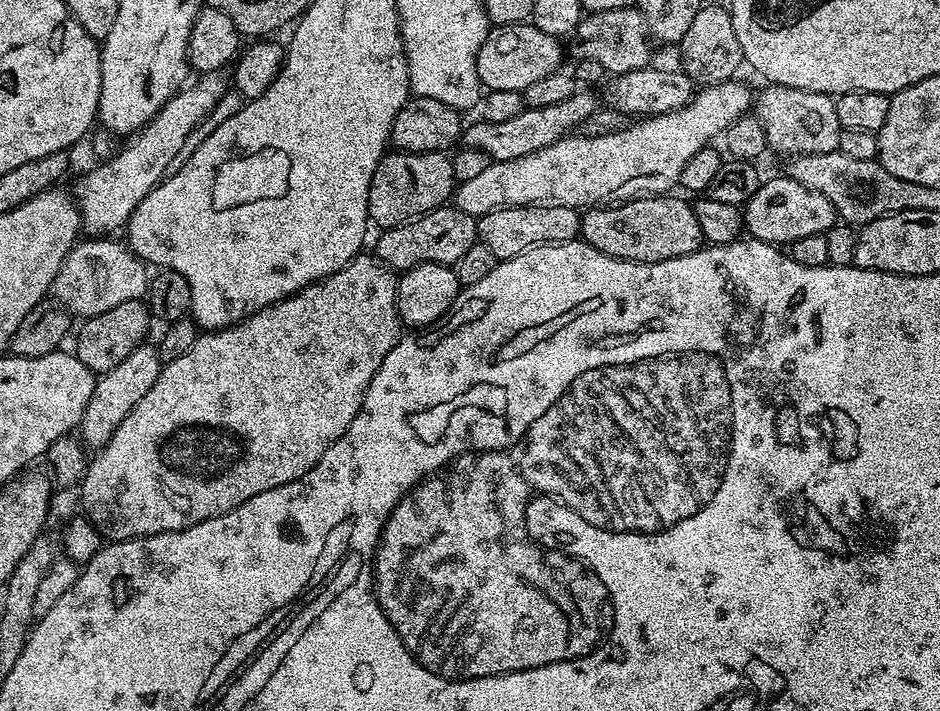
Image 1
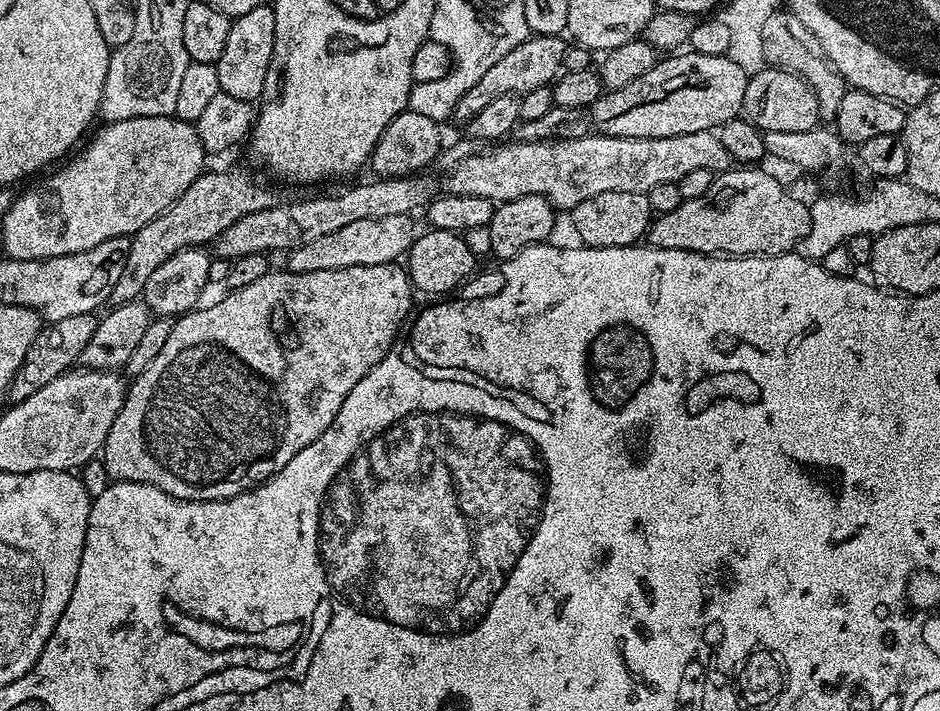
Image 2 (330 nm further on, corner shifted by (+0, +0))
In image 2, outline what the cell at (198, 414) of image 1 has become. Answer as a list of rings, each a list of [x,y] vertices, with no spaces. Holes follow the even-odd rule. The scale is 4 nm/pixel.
[[[393,262],[378,266],[346,266],[342,270],[269,270],[262,278],[250,282],[250,286],[233,288],[227,294],[229,296],[213,304],[205,303],[179,317],[158,356],[150,362],[144,373],[131,381],[122,410],[118,418],[114,418],[114,426],[110,426],[110,434],[102,449],[105,469],[113,481],[129,480],[158,486],[158,490],[179,500],[225,500],[247,492],[257,484],[266,483],[273,474],[282,470],[282,466],[286,466],[286,462],[290,462],[290,458],[294,458],[294,454],[306,450],[310,442],[317,440],[327,430],[338,410],[342,410],[346,394],[350,394],[350,390],[354,390],[354,386],[358,386],[358,382],[362,382],[362,378],[366,378],[366,374],[370,374],[370,370],[374,370],[374,366],[386,358],[413,311],[414,289],[407,271],[399,263]]]

